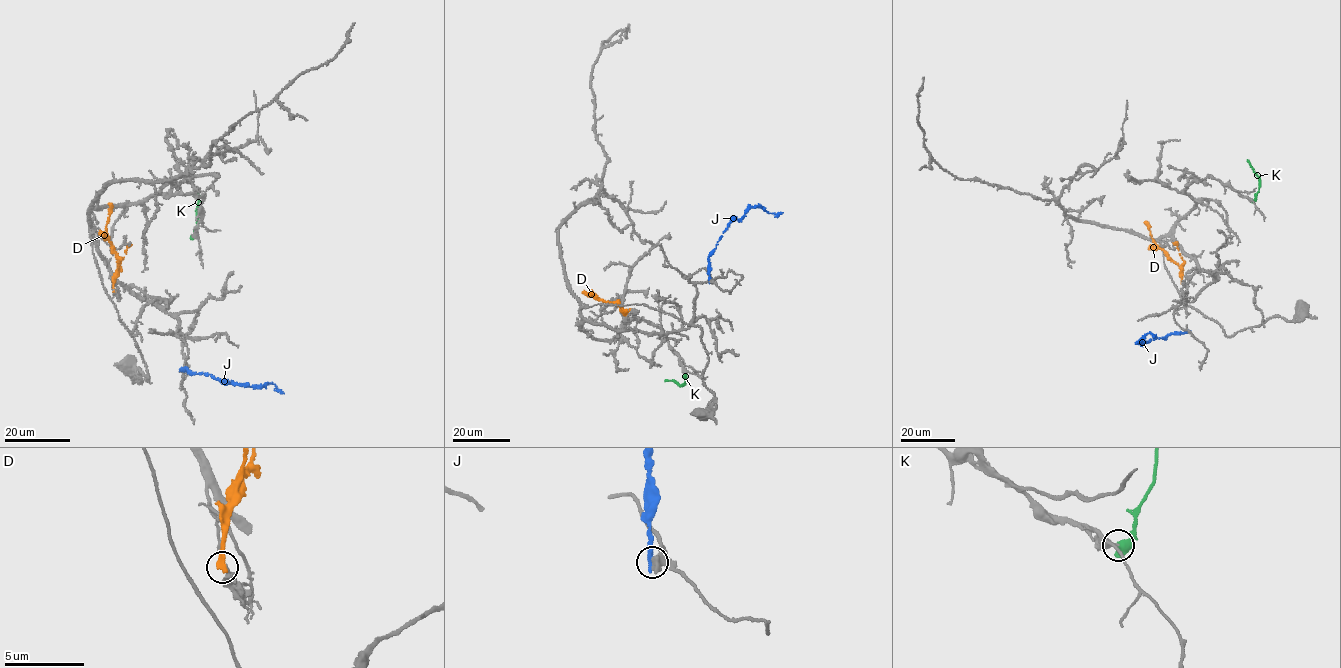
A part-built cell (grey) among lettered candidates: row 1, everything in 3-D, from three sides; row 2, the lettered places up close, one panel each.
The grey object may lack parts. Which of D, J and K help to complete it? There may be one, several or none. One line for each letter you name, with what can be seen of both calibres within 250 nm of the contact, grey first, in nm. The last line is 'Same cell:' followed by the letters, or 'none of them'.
K: calibres 380 and 600 nm
Same cell: K

